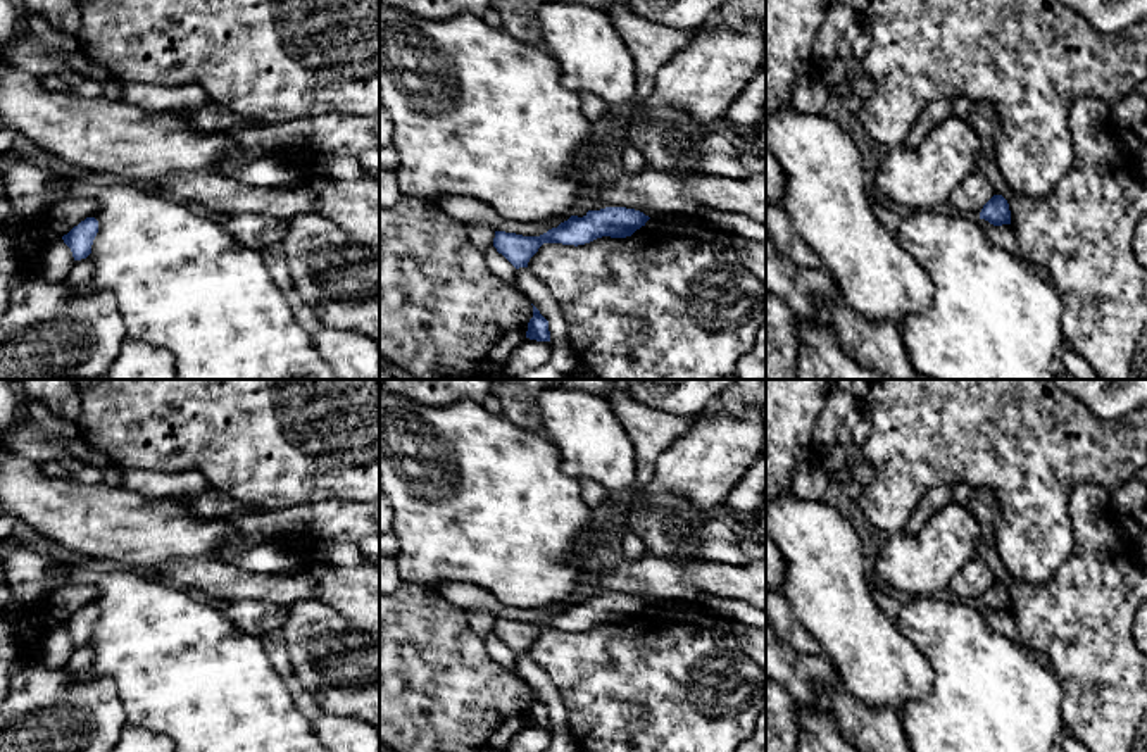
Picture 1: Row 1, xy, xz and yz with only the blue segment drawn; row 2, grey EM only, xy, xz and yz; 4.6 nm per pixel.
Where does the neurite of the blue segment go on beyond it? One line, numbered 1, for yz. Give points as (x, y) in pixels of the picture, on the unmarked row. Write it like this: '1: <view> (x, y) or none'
1: none

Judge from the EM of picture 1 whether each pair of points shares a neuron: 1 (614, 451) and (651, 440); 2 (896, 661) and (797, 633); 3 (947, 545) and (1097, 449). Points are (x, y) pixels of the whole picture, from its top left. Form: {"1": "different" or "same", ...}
{"1": "different", "2": "different", "3": "different"}

